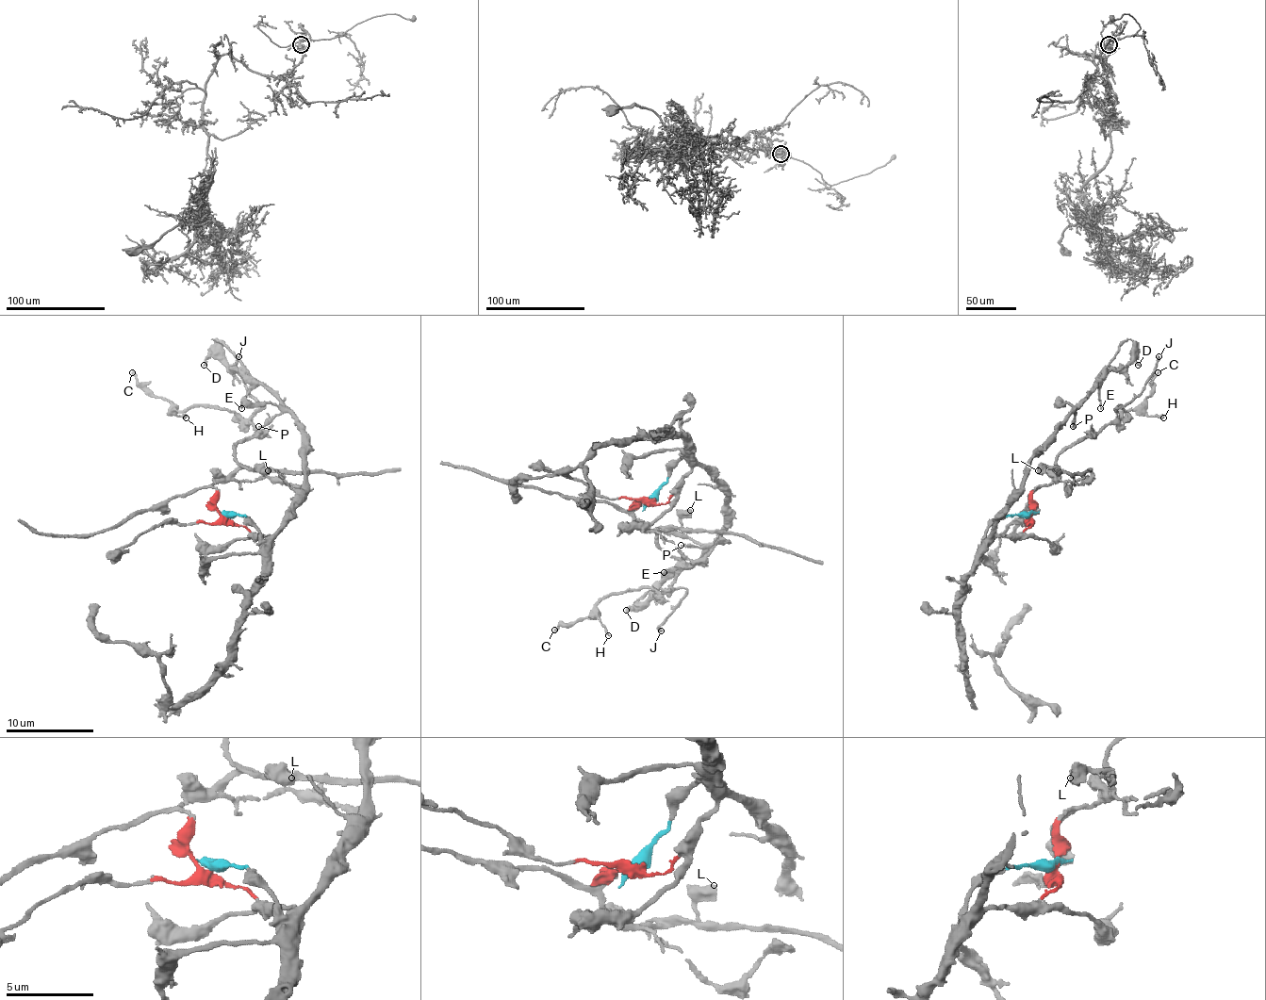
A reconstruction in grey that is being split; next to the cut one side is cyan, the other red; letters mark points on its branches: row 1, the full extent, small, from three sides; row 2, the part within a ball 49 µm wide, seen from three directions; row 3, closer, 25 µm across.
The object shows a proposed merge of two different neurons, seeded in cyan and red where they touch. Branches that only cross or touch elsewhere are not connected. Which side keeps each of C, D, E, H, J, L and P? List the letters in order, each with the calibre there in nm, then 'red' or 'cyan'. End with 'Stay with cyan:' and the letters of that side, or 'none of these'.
C: 200 nm | red
D: 190 nm | cyan
E: 140 nm | cyan
H: 200 nm | red
J: 240 nm | red
L: 600 nm | red
P: 220 nm | cyan
Stay with cyan: D, E, P

